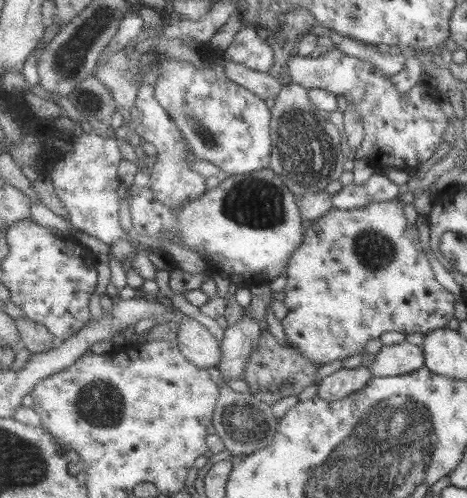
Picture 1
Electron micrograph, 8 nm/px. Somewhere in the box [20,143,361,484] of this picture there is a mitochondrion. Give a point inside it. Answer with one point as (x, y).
(256, 203)

